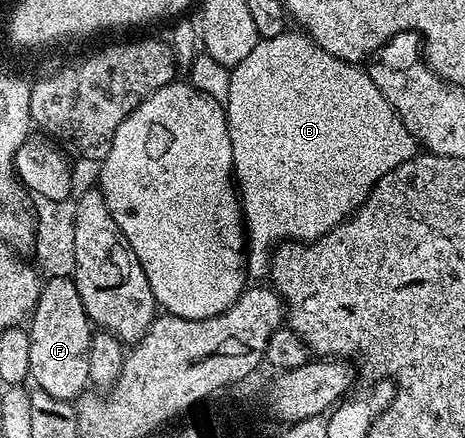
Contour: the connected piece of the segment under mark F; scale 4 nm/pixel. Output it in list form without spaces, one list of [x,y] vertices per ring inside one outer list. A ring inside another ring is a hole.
[[[48,277],[42,283],[39,298],[27,320],[27,331],[31,344],[29,374],[32,383],[36,387],[42,388],[47,394],[51,394],[51,398],[76,401],[86,391],[89,384],[91,321],[89,315],[83,310],[83,298],[79,298],[79,290],[75,290],[75,282],[70,277]]]

